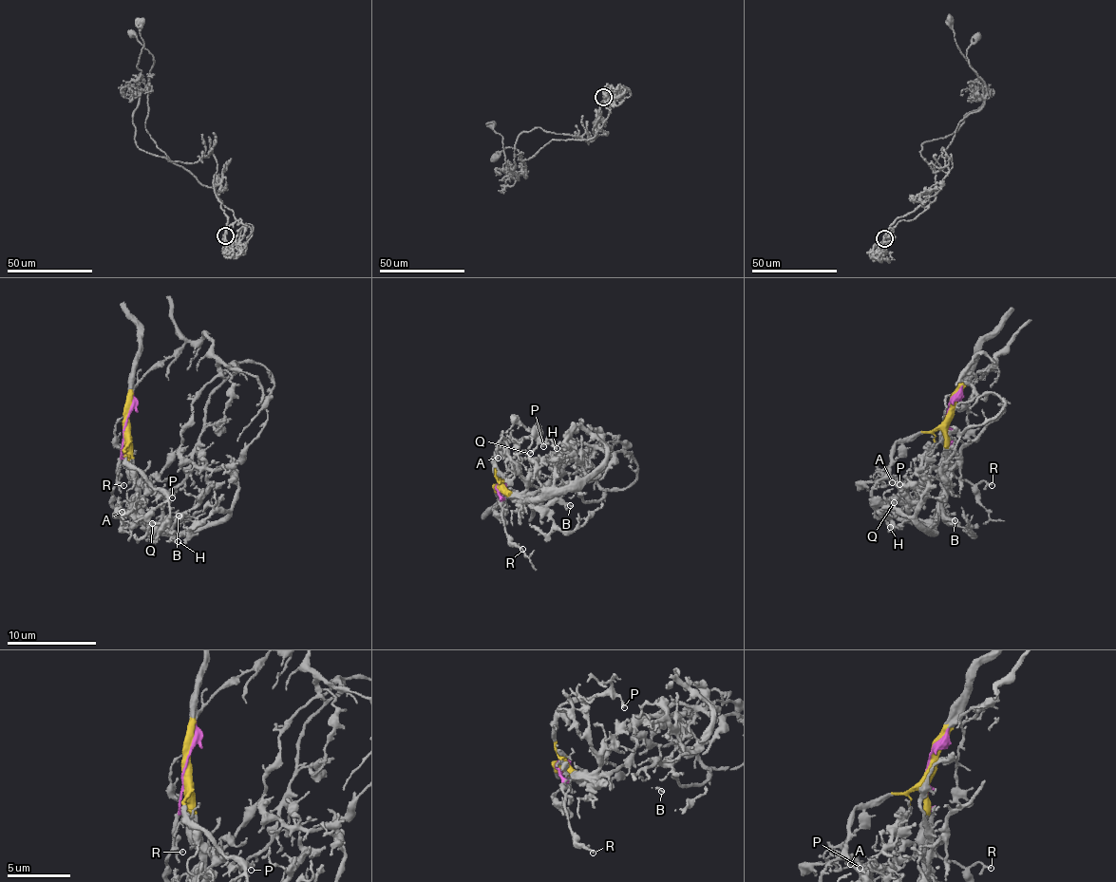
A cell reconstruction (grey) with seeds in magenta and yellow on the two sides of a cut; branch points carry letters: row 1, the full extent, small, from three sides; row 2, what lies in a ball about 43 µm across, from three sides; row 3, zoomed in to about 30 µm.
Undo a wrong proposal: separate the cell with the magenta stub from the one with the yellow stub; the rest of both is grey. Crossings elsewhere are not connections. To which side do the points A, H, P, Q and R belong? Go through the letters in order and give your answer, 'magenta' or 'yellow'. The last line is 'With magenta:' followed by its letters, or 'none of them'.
A: yellow
H: yellow
P: yellow
Q: yellow
R: magenta
With magenta: R

